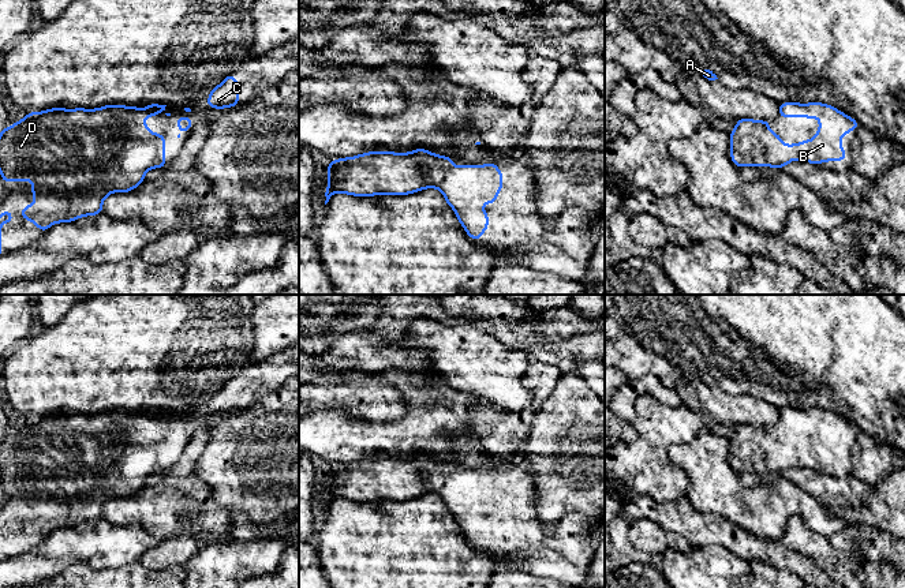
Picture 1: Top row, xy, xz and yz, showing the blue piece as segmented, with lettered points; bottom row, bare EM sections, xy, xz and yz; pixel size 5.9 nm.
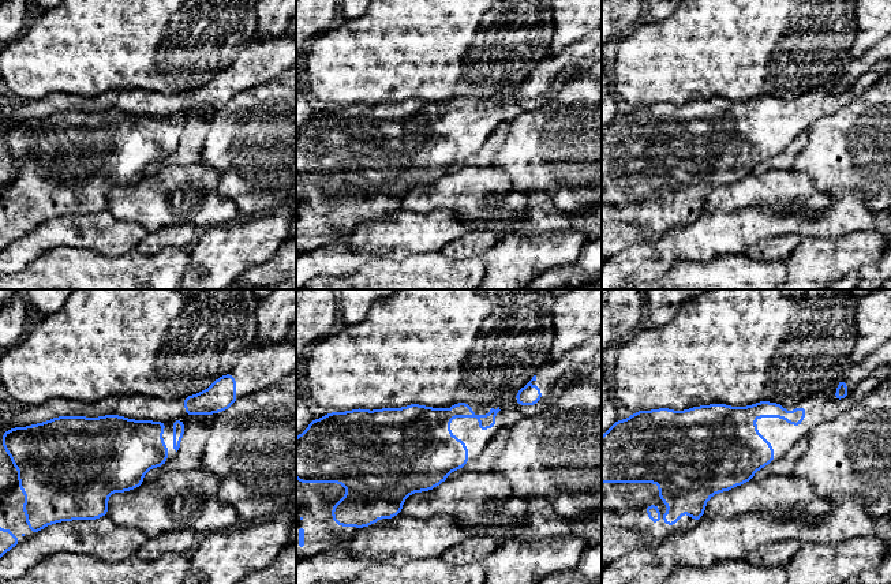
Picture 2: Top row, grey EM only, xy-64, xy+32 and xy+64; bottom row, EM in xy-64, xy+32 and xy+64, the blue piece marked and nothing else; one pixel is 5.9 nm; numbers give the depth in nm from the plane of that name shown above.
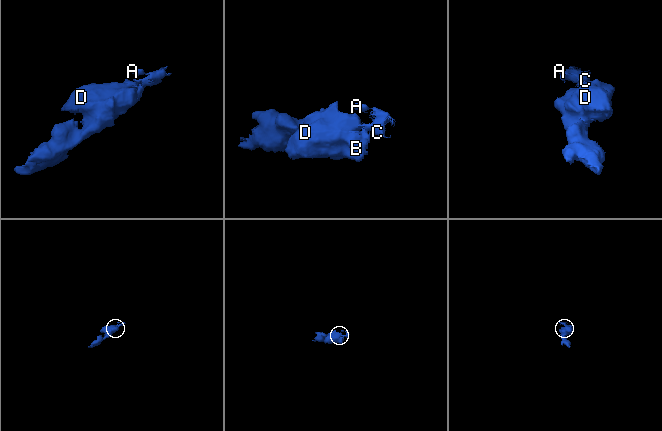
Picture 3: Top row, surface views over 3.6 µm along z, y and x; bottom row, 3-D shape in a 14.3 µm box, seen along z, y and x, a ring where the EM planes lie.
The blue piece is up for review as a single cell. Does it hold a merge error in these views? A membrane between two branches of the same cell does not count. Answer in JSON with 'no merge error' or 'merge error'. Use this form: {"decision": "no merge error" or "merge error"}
{"decision": "merge error"}

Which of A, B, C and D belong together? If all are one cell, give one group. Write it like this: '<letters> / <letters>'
A C / B D

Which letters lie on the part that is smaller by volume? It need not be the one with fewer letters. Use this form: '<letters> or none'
A, C

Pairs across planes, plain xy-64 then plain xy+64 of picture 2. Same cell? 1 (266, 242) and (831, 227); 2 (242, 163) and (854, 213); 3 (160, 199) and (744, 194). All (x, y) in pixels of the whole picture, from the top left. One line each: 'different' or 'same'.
1: different
2: different
3: same

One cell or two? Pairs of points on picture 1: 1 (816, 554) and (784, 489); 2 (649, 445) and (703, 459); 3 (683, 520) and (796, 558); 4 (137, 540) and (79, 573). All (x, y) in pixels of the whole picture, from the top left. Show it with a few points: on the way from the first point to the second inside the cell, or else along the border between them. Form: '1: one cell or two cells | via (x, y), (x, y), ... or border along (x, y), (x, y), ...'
1: two cells | border along (823, 535), (792, 515), (778, 539)
2: two cells | border along (698, 435), (669, 446), (669, 459), (687, 478)
3: one cell | via (711, 530), (722, 532), (751, 549), (767, 550)
4: two cells | border along (122, 565), (93, 569), (70, 564), (59, 573)

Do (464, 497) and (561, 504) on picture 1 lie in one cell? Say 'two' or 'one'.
two

